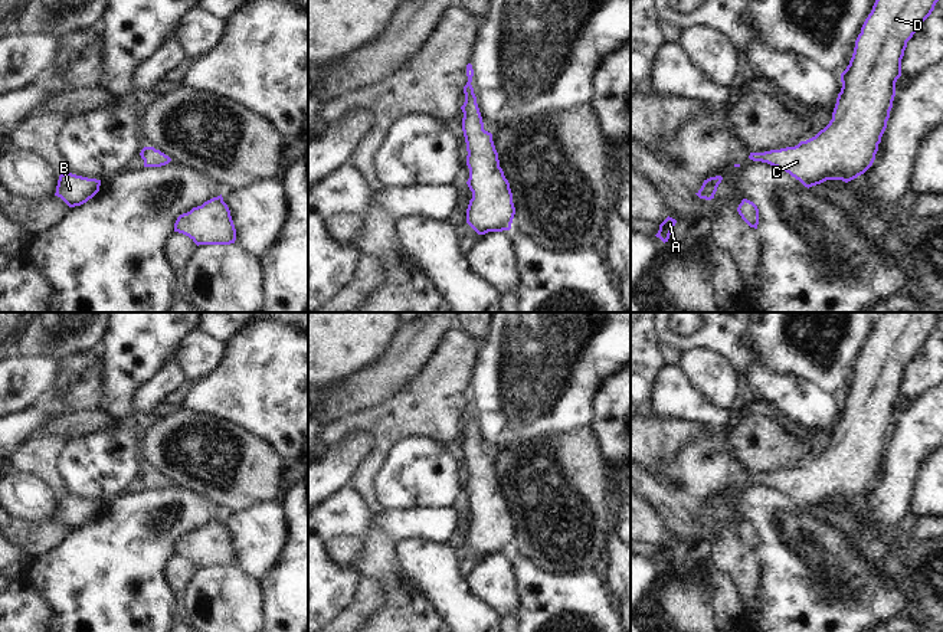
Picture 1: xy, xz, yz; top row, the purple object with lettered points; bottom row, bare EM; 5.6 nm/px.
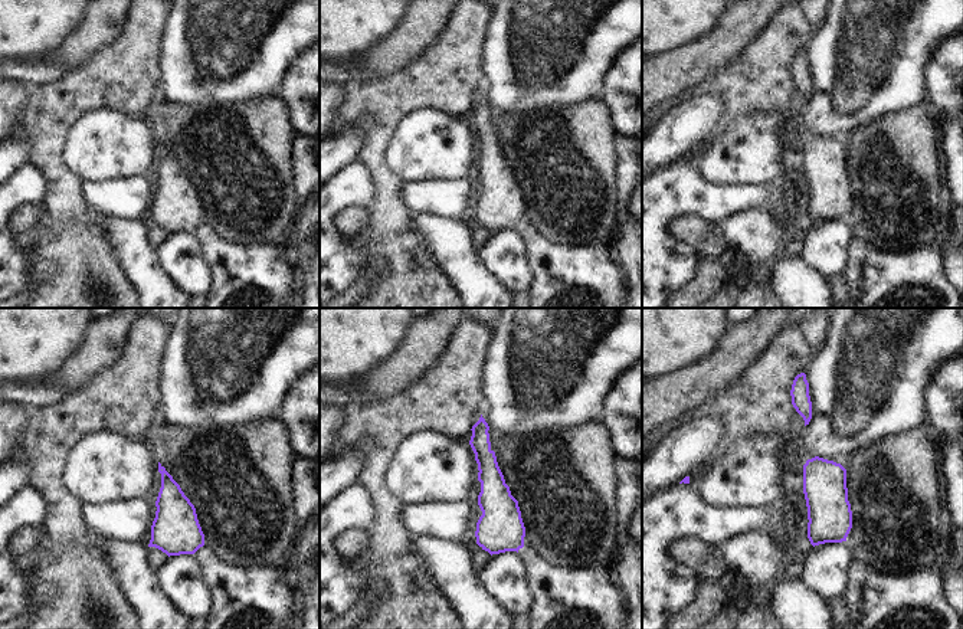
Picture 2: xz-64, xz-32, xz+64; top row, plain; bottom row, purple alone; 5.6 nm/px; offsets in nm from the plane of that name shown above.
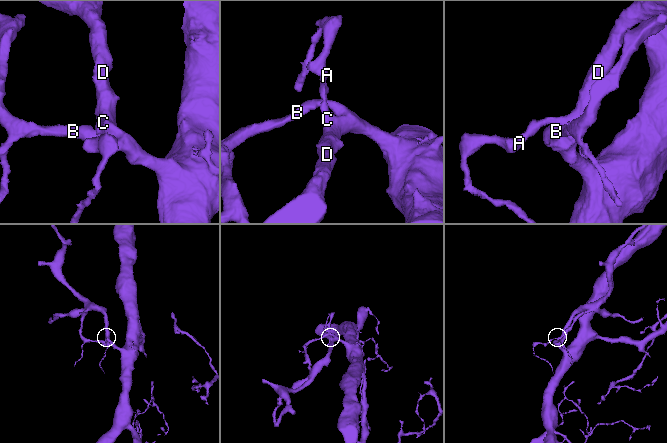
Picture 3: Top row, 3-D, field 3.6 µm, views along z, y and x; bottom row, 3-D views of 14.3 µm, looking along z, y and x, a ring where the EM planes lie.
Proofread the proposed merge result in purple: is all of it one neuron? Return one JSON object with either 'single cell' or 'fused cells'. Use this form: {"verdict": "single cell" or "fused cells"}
{"verdict": "single cell"}

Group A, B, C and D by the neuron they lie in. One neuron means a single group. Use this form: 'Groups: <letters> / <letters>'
Groups: A B C D

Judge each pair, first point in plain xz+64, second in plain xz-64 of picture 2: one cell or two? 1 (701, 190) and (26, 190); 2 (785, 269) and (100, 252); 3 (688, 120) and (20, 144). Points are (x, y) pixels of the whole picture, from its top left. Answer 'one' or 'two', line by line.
1: one
2: two
3: one

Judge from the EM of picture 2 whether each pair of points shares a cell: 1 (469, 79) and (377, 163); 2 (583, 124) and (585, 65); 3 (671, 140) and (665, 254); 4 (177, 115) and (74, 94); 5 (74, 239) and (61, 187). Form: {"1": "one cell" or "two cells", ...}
{"1": "one cell", "2": "two cells", "3": "two cells", "4": "two cells", "5": "two cells"}

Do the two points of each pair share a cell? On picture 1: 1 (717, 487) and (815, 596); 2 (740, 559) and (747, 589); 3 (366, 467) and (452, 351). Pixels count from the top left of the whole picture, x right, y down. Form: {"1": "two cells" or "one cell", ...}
{"1": "one cell", "2": "one cell", "3": "one cell"}

